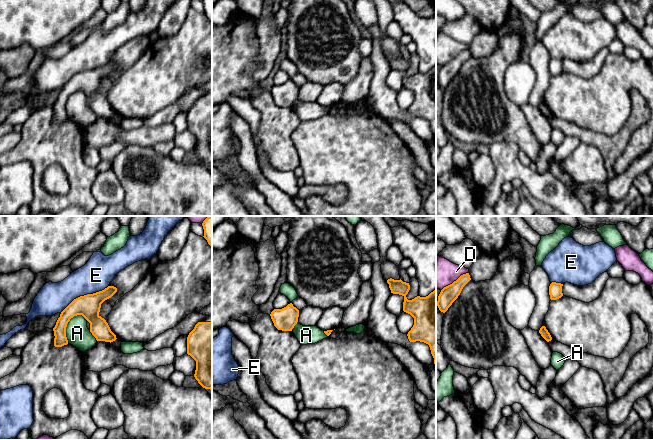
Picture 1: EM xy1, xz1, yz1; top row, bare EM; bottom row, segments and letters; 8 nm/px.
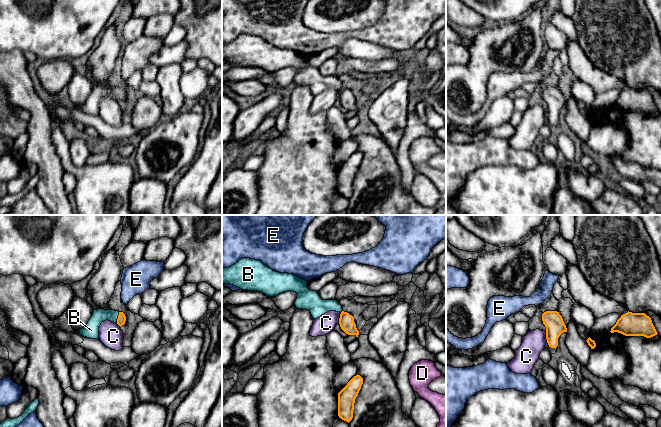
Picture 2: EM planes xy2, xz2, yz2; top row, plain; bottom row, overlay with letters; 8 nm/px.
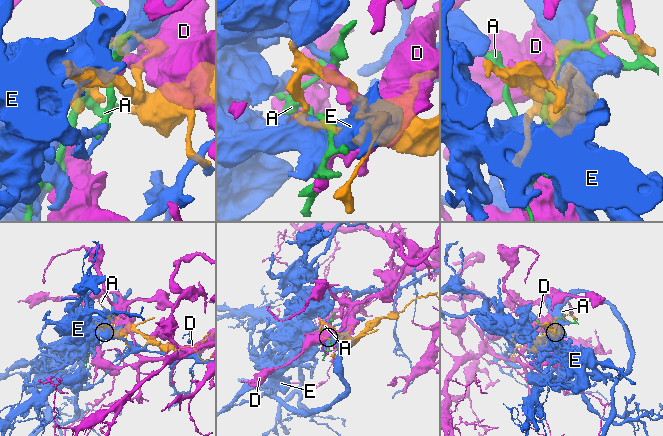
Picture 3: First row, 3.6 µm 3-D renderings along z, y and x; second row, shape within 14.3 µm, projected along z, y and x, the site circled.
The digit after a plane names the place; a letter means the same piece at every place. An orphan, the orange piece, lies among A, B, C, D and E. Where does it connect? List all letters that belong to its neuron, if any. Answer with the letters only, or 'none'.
B

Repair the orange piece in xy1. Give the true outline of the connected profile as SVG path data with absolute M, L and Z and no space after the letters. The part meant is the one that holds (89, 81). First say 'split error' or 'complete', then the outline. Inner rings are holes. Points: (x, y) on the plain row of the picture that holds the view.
complete; M108 62L102 67L80 72L74 75L60 90L54 107L54 122L62 123L68 120L66 103L71 94L82 91L90 99L90 108L97 117L113 118L116 111L108 99L99 91L101 80L117 68L114 62Z

